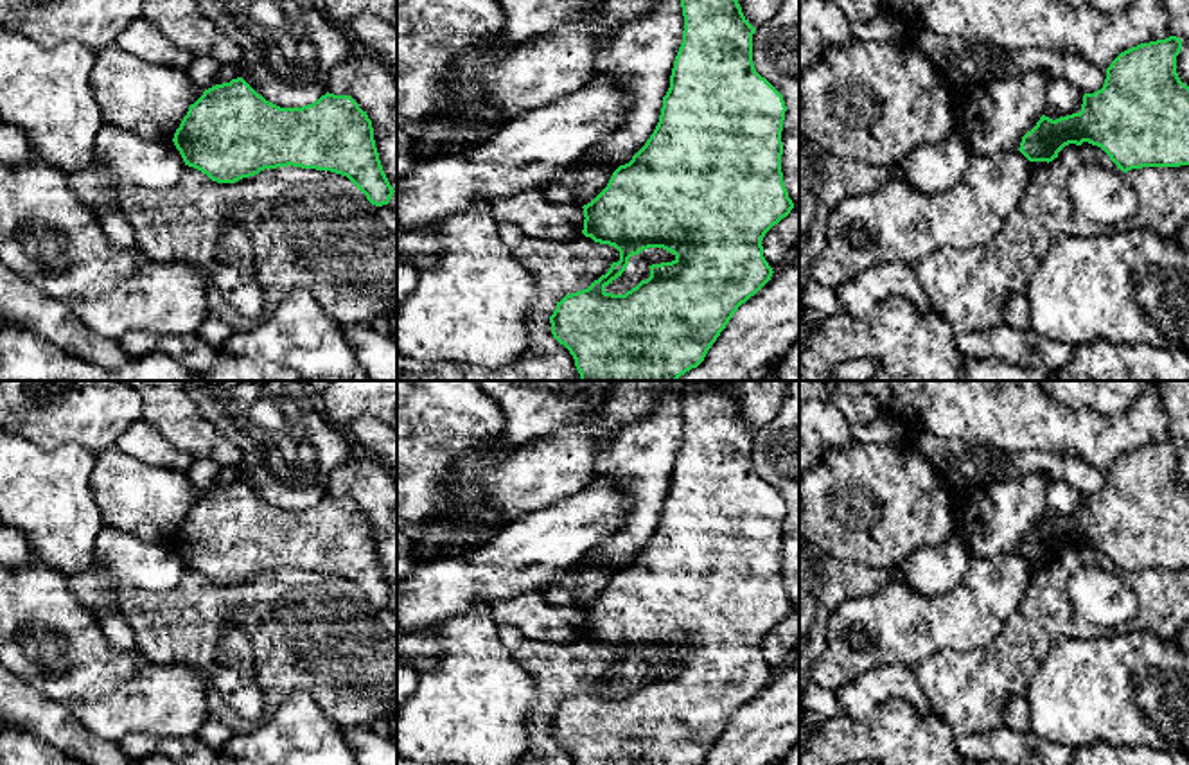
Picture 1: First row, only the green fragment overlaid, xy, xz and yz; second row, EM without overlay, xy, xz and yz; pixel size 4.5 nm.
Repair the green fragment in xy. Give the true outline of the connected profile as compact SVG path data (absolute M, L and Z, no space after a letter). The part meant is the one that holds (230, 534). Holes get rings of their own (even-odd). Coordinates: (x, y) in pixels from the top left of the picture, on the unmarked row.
M242 479L216 487L189 508L172 541L185 567L217 585L235 585L264 571L302 569L347 578L375 607L393 598L374 542L372 523L350 497L325 496L302 510L280 510L259 497Z

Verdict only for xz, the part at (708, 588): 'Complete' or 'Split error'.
Complete

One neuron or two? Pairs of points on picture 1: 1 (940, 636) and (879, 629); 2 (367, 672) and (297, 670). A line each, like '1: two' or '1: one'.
1: one
2: one

